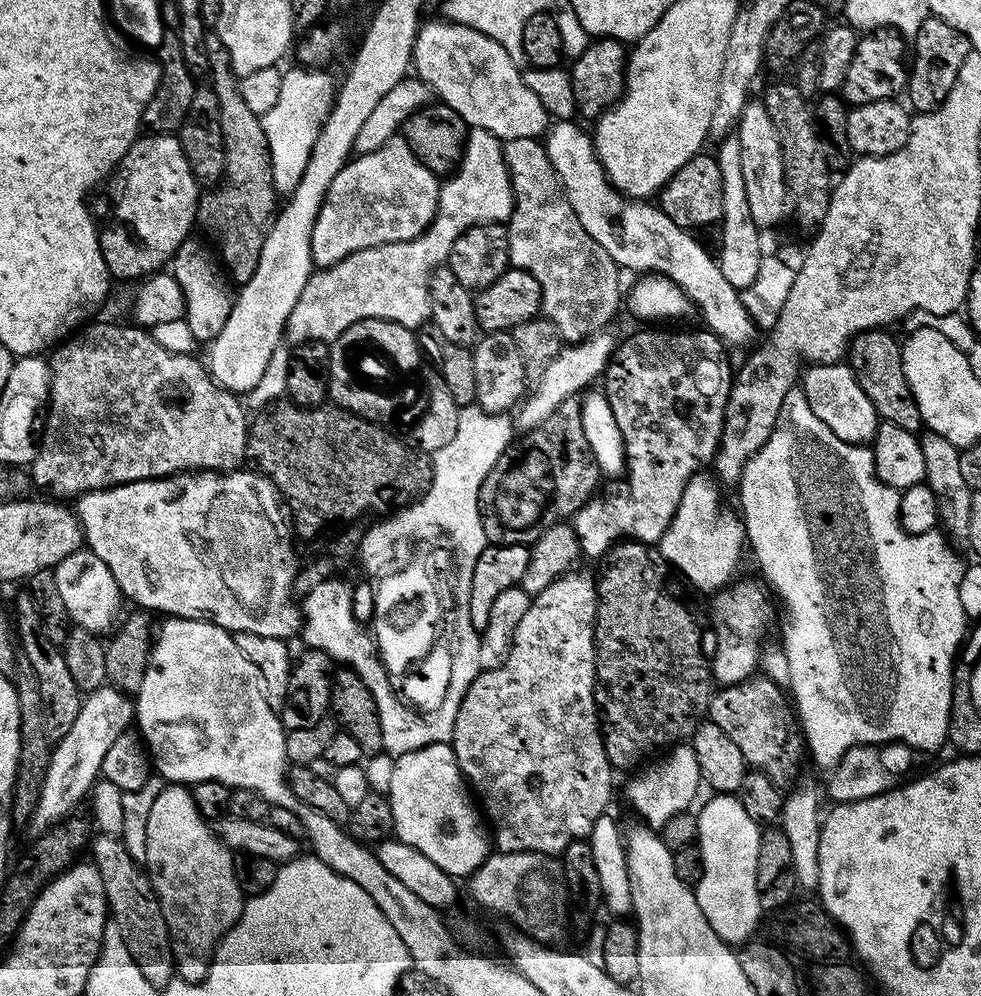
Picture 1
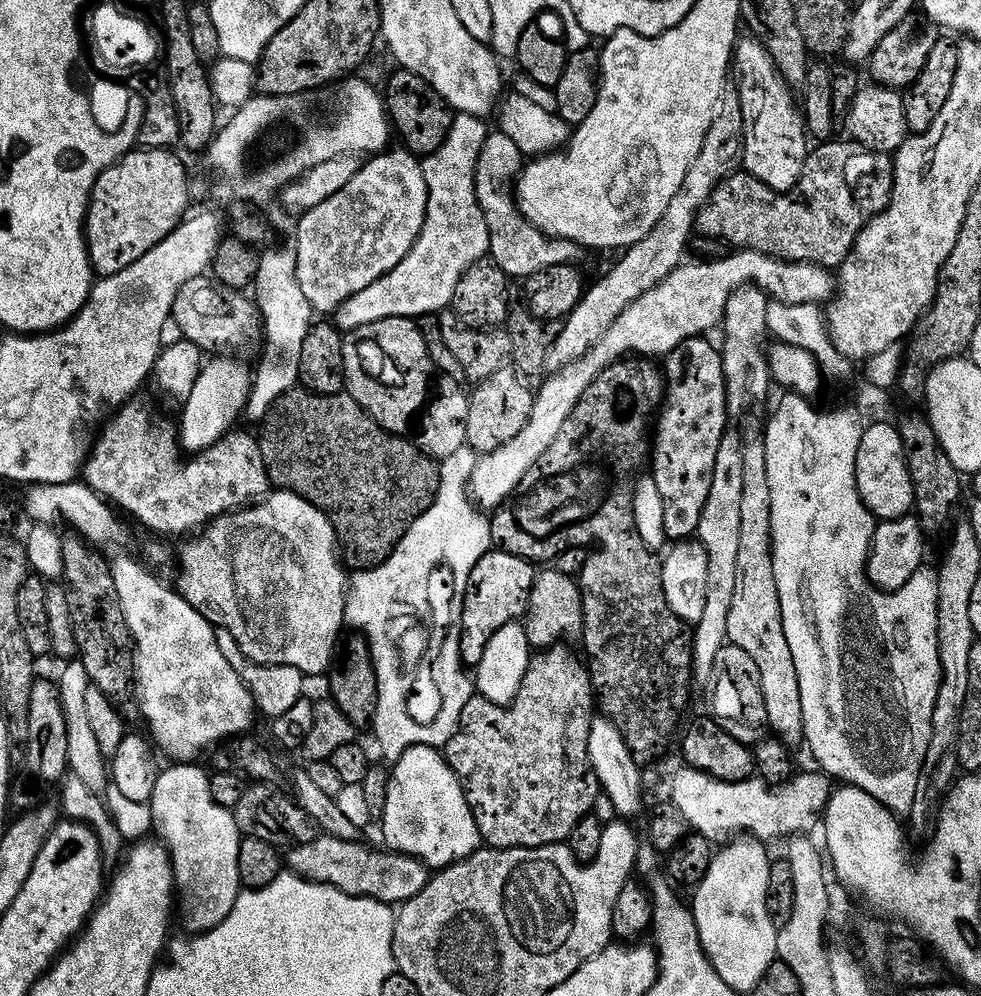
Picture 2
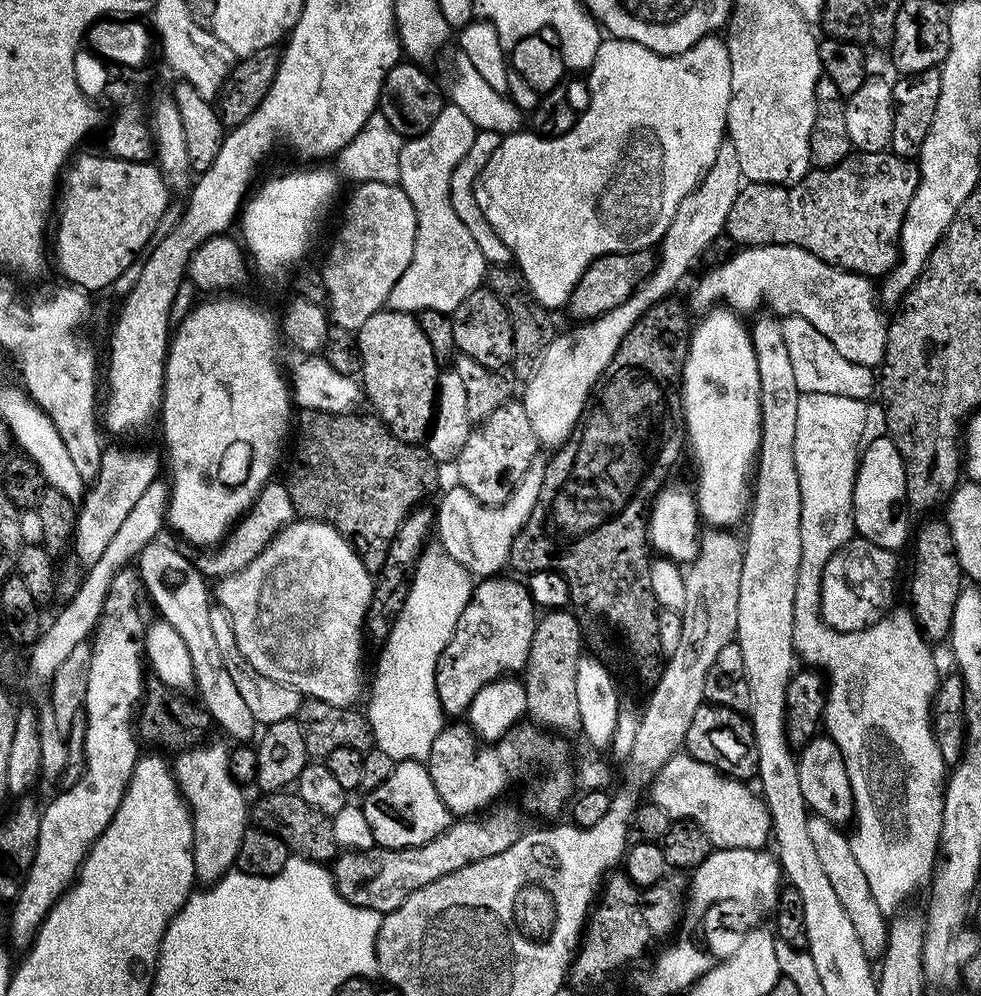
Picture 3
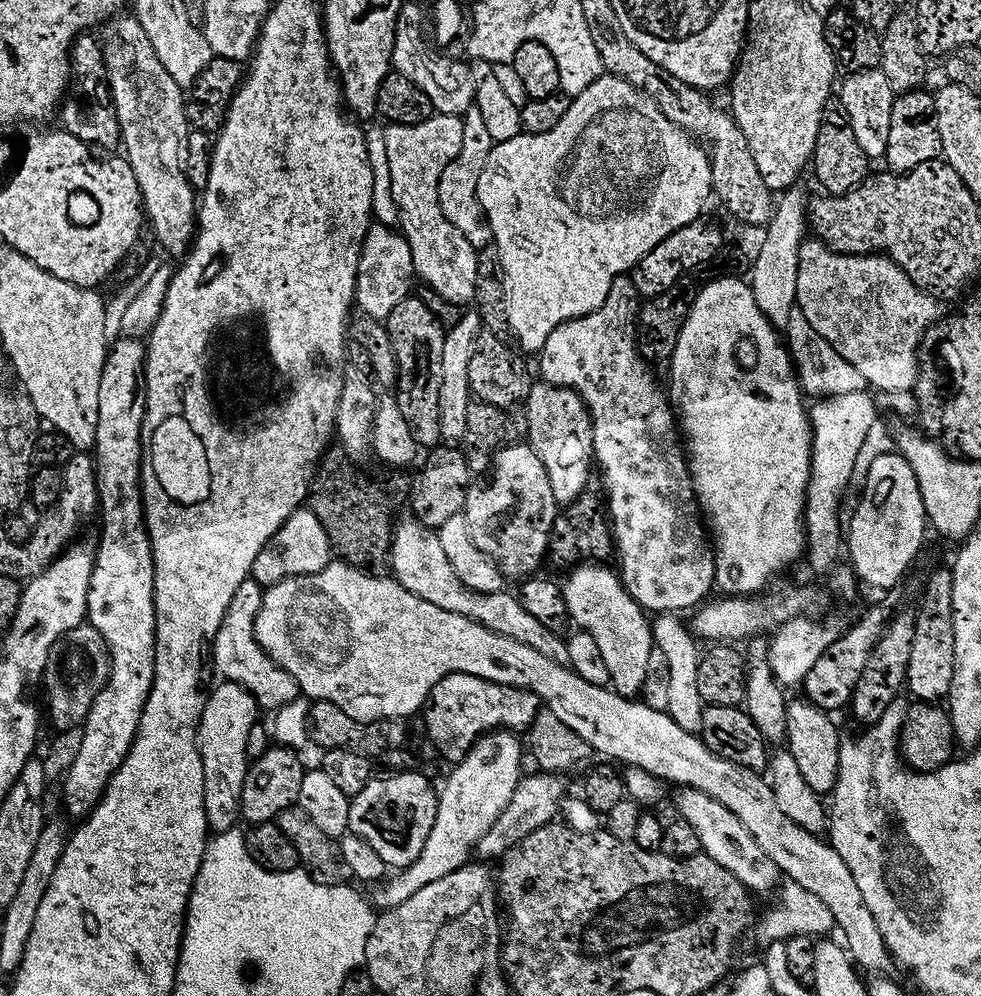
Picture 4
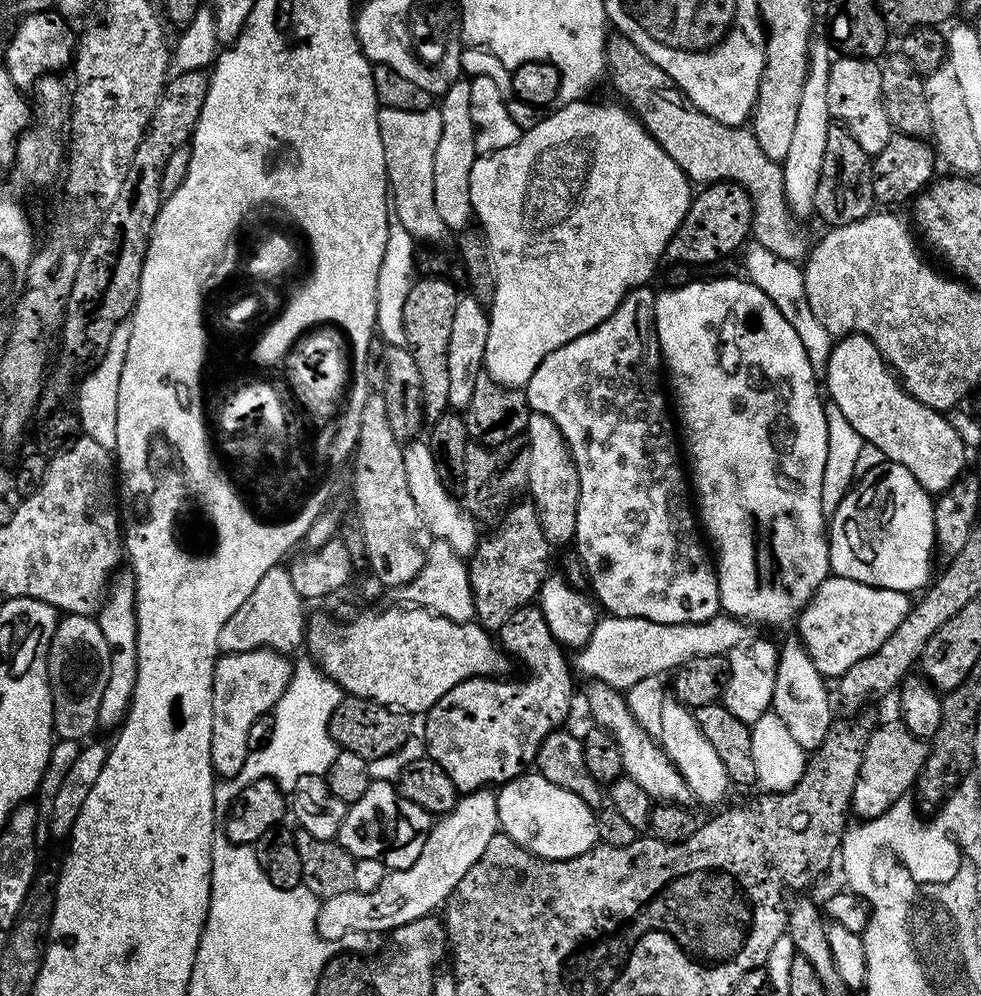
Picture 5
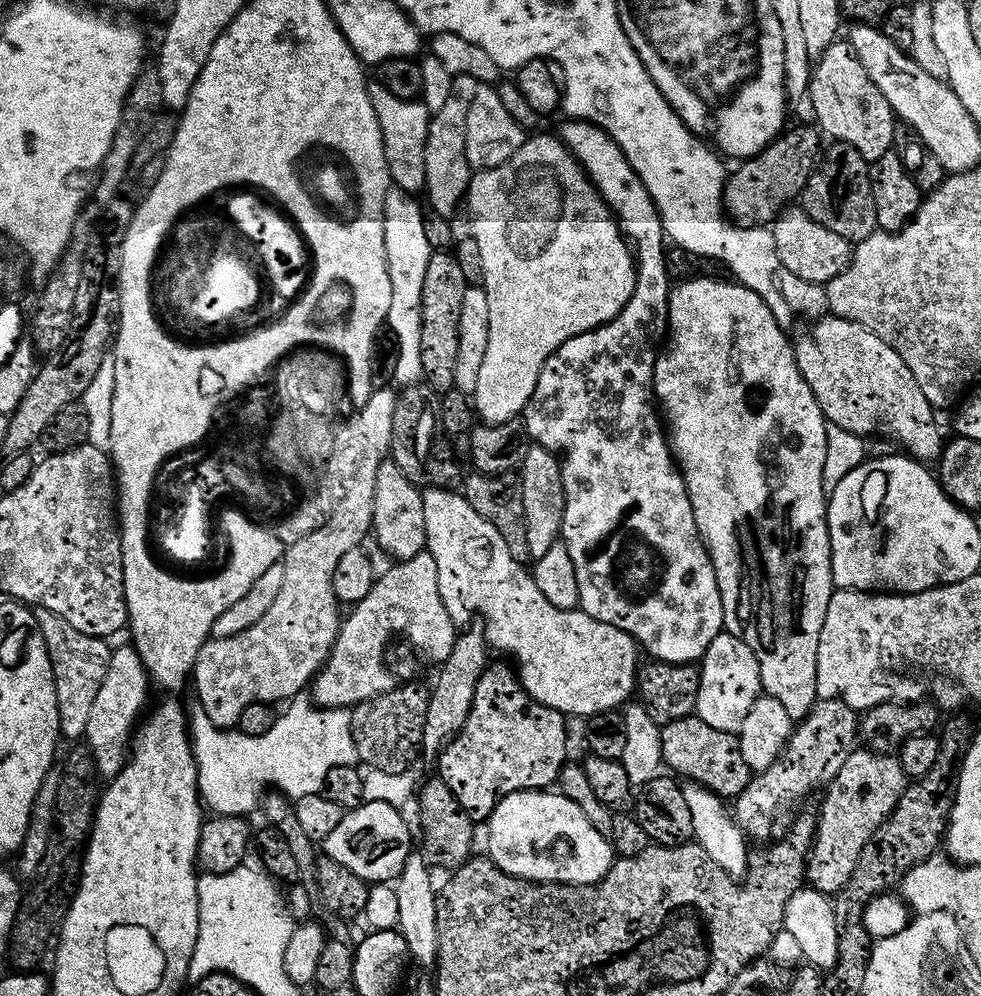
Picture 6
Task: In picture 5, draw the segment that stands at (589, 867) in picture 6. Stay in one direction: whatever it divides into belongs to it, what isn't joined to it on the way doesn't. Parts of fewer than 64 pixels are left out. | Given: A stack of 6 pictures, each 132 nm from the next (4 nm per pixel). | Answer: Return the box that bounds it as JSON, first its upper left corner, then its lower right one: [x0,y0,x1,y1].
[496,774,590,860]

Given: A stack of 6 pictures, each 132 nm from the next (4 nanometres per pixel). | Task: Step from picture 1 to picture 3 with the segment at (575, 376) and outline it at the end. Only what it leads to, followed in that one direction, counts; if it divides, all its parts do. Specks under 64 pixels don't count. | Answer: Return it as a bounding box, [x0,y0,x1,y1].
[434,244,889,577]

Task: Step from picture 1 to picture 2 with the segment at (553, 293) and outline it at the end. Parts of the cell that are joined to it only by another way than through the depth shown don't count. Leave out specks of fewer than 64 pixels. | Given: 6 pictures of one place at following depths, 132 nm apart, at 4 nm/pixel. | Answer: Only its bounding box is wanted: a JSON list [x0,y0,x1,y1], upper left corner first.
[474,130,582,278]

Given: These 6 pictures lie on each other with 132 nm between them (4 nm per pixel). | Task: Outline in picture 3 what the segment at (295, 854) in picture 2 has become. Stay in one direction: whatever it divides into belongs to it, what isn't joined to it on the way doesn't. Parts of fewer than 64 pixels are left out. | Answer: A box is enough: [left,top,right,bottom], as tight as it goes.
[330,807,522,914]

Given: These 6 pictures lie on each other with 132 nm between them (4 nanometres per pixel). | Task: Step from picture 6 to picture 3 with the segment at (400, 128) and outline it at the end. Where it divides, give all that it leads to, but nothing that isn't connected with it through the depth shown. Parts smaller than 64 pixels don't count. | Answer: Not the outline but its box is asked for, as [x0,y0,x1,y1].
[386,102,486,314]

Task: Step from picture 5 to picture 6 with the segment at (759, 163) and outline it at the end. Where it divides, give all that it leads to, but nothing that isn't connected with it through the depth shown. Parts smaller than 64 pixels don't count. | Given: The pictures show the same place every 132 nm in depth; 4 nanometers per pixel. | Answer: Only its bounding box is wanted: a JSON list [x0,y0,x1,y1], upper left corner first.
[770,206,852,285]

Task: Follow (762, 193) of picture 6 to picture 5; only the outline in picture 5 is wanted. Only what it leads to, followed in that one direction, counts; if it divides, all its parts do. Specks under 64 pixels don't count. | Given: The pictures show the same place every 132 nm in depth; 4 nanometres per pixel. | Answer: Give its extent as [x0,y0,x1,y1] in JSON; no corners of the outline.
[666,182,752,264]

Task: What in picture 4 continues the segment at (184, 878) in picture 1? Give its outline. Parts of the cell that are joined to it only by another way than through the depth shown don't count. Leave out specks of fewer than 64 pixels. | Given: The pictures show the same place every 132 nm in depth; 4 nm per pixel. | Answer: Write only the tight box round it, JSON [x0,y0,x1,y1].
[196,682,258,833]

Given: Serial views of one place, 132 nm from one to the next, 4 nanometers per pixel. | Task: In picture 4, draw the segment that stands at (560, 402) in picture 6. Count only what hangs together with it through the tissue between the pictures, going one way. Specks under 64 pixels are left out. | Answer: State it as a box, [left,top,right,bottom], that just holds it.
[538,275,716,614]

